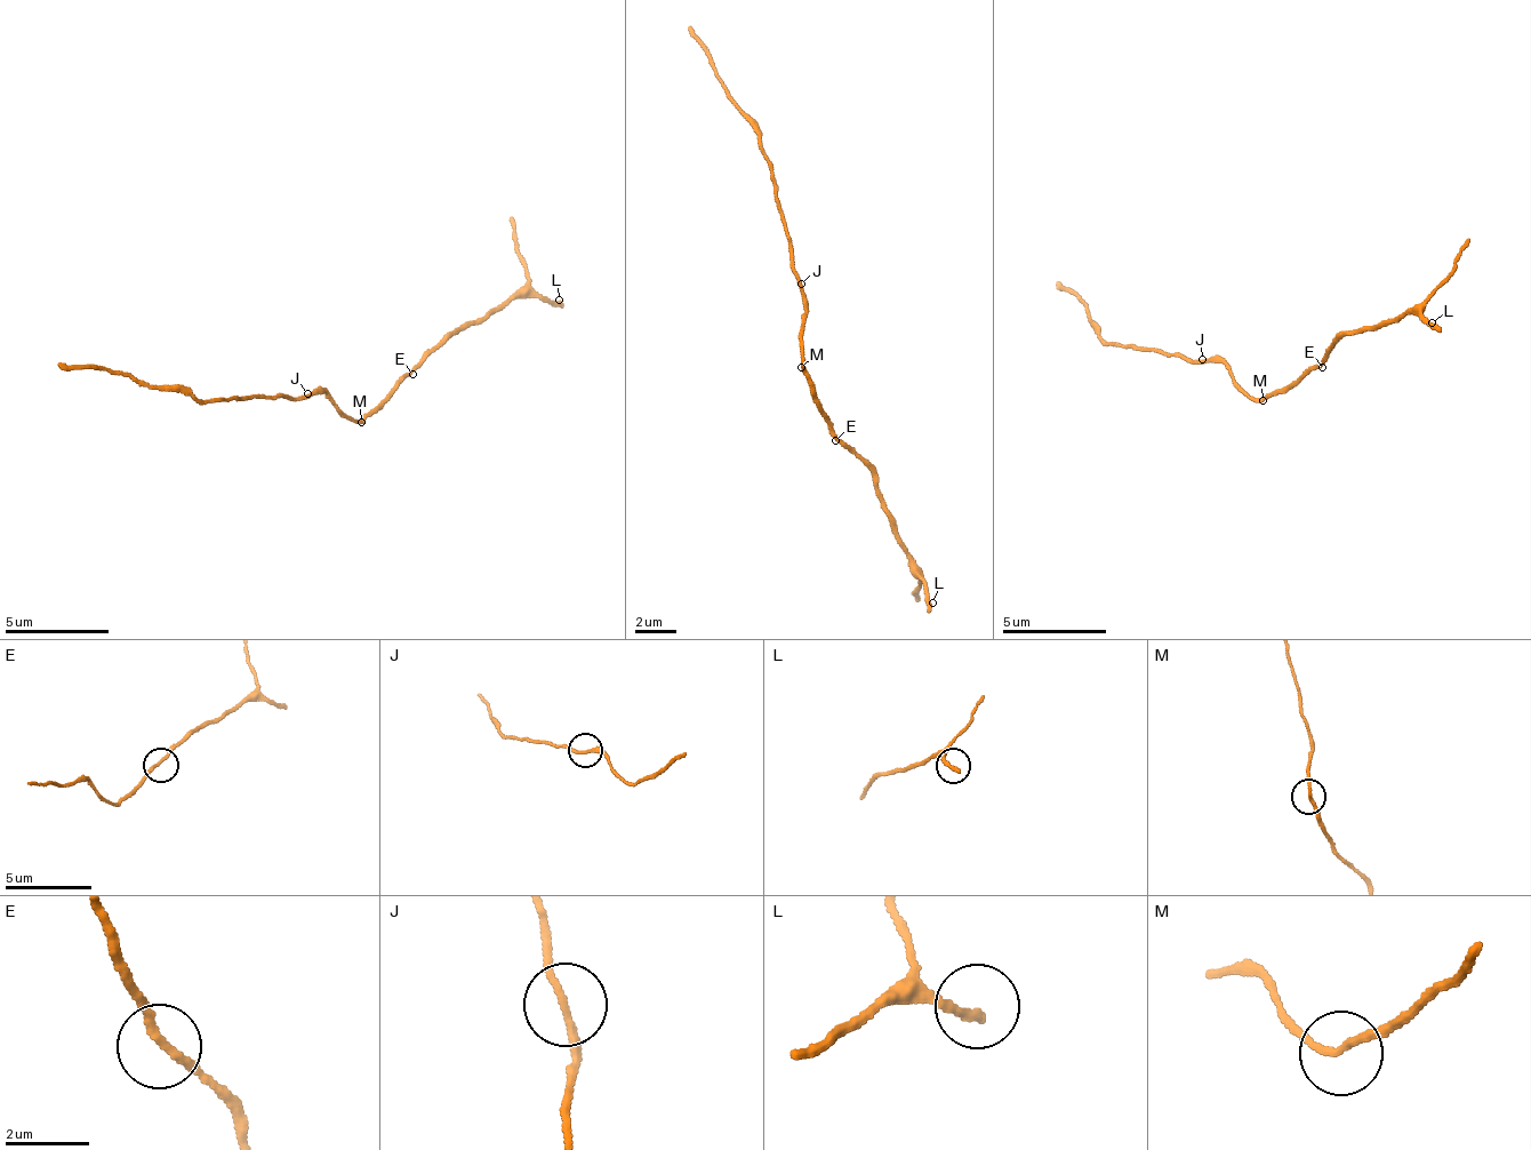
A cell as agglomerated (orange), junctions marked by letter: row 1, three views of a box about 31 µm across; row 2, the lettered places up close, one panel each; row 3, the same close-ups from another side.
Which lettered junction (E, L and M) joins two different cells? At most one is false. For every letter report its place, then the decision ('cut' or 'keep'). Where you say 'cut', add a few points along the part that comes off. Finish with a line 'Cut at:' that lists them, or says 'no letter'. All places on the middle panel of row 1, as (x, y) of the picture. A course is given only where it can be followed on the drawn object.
E: place (835, 440); keep
L: place (932, 603); keep
M: place (801, 367); cut; course (802, 366), (806, 310), (767, 152), (690, 29)
Cut at: M

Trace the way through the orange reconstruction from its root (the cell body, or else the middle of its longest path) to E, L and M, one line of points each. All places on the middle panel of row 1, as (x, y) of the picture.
E: (802, 344), (804, 376), (811, 381), (816, 410), (835, 440)
L: (802, 344), (816, 410), (831, 434), (875, 473), (891, 534), (912, 559), (932, 603)
M: (802, 344), (802, 366)

